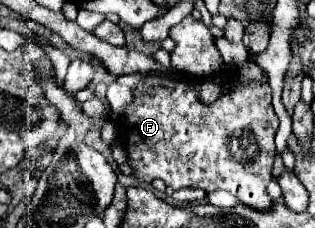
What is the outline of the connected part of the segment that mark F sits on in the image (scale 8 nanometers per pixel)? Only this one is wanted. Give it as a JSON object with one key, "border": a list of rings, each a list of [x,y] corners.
{"border":[[[226,70],[224,74],[220,74],[220,80],[224,82],[224,86],[230,86],[230,90],[218,96],[216,102],[204,104],[192,82],[168,78],[164,76],[164,72],[144,74],[140,90],[134,94],[134,100],[126,104],[116,124],[118,136],[124,138],[128,166],[132,168],[132,176],[140,182],[152,182],[154,178],[160,178],[166,186],[172,186],[174,190],[186,186],[196,186],[206,192],[228,190],[238,198],[240,204],[246,204],[248,208],[254,208],[258,212],[270,212],[274,202],[266,192],[266,186],[272,180],[274,134],[278,130],[278,116],[270,102],[270,86],[256,80],[244,82],[238,74],[234,74],[234,70]]]}

